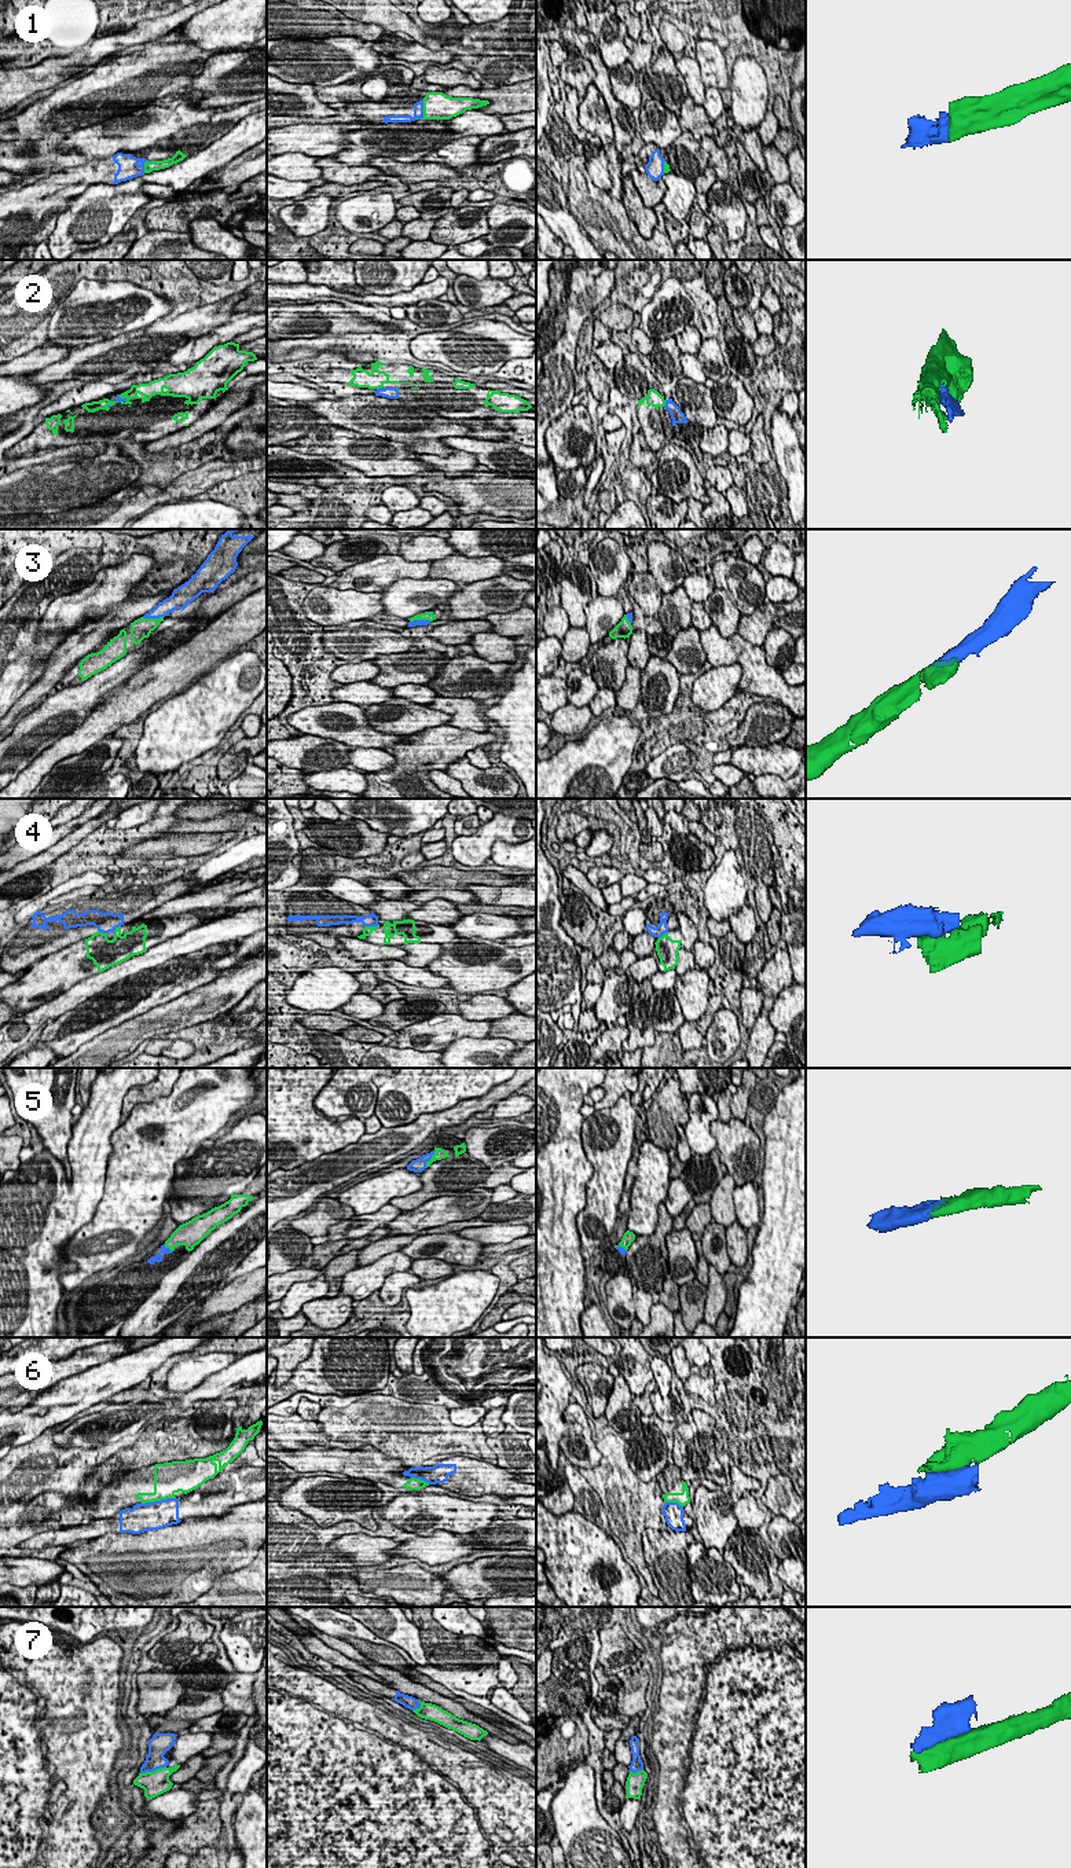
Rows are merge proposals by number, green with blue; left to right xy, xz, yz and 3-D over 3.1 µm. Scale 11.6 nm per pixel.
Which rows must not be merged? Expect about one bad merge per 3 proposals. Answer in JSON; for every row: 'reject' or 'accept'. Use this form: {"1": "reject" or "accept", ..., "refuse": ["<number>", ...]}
{"1": "accept", "2": "accept", "3": "accept", "4": "reject", "5": "accept", "6": "reject", "7": "reject", "refuse": ["4", "6", "7"]}

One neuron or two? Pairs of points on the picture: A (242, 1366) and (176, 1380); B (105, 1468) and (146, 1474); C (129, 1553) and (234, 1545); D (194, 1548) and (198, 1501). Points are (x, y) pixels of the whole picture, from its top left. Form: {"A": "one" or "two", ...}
{"A": "two", "B": "two", "C": "one", "D": "two"}

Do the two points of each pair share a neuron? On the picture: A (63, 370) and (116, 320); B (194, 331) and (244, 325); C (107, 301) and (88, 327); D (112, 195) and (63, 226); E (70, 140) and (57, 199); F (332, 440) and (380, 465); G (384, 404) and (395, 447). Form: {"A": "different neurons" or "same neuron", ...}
{"A": "different neurons", "B": "different neurons", "C": "same neuron", "D": "same neuron", "E": "different neurons", "F": "same neuron", "G": "different neurons"}

